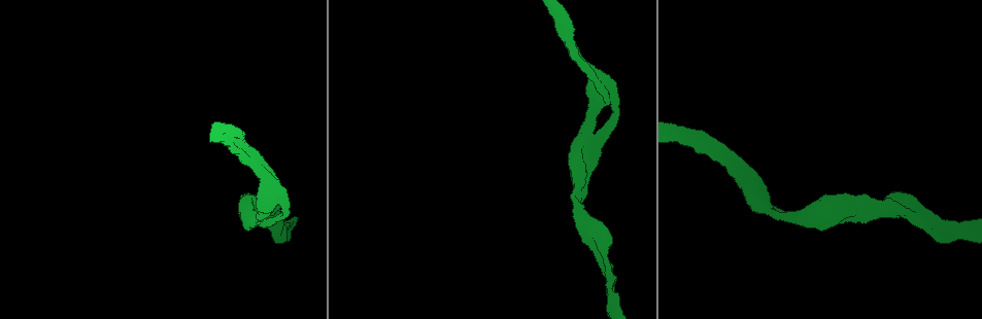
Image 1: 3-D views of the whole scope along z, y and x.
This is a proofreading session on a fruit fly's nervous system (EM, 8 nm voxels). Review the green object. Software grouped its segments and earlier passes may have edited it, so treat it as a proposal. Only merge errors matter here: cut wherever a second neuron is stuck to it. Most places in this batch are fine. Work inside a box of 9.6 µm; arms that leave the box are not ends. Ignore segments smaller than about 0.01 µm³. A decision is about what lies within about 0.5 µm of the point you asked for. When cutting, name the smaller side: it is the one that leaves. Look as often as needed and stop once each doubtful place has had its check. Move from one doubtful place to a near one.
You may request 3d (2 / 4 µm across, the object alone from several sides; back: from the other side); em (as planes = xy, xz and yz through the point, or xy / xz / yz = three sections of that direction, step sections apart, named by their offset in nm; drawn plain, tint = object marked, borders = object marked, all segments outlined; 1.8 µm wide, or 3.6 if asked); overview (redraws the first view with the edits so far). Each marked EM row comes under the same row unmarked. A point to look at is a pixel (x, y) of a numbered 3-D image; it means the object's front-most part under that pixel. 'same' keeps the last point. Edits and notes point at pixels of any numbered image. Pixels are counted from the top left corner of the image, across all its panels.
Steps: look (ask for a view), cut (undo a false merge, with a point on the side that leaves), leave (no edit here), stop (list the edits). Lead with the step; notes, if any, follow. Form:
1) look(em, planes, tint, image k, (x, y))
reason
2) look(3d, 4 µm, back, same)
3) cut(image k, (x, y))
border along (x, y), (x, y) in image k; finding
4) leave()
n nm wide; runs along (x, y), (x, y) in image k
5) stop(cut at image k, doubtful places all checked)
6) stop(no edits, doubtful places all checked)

look(3d, 2 µm, image 1, (584, 148))
thin arm on a thick one

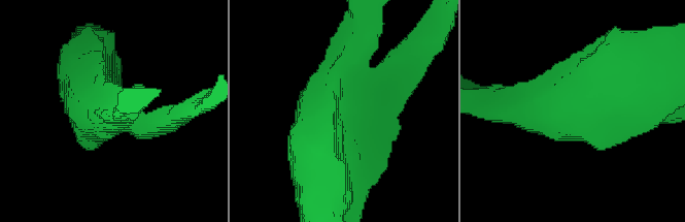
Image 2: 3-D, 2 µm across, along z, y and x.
look(em, planes, tint, image 2, (347, 107))
3 arms; arms of 200, 240, 500 nm; now the EM

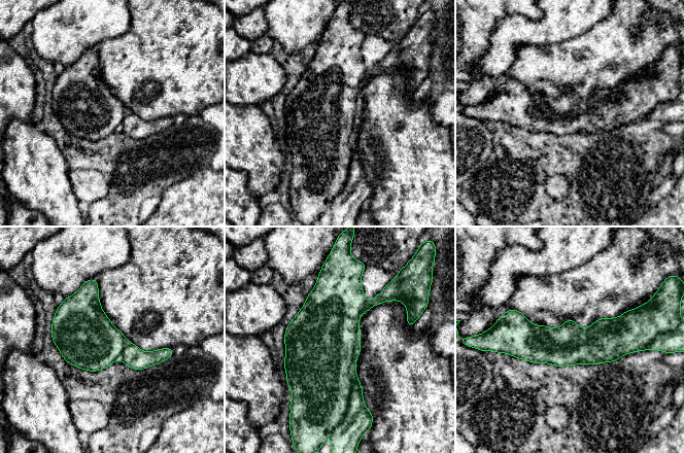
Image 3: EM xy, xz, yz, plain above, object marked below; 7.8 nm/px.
leave()
runs along (509, 337), (543, 345), (633, 347) in image 3; continuous, no second neuron

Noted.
look(3d, 4 µm, image 1, (853, 210))
narrows sharply

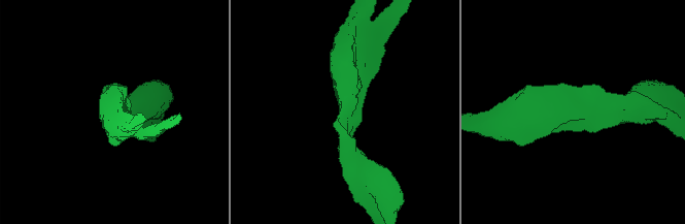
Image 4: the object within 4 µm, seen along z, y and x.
look(em, xz, step 4, tint, image 4, (578, 111))

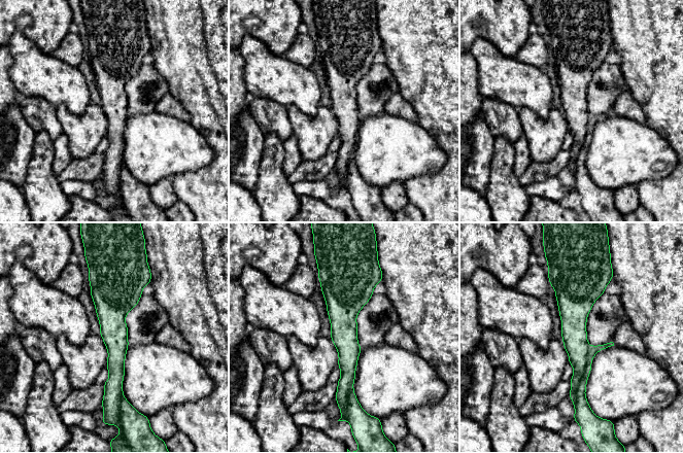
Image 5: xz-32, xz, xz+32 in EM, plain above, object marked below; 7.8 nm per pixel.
leave()
200 nm wide; runs along (339, 276), (349, 399) in image 5; continuous, no second neuron

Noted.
look(em, xy, step 4, tint, image 1, (241, 149))

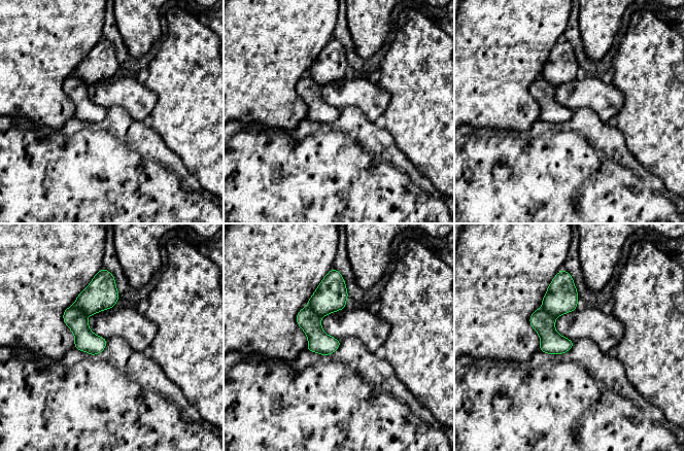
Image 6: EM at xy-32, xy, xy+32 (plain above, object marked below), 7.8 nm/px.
look(em, xz, step 16, tint, same)
cut it another way

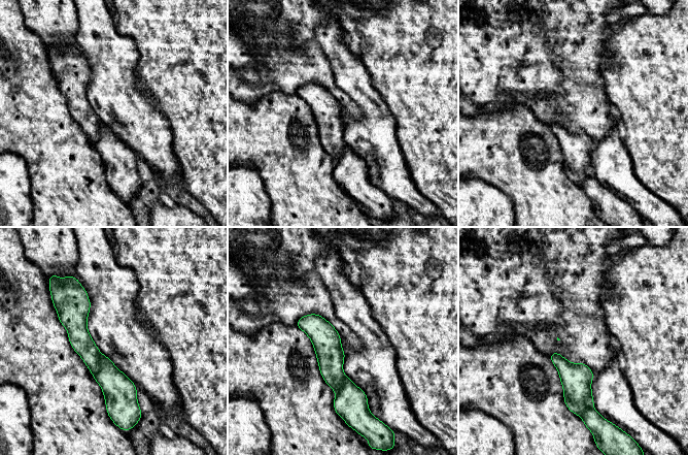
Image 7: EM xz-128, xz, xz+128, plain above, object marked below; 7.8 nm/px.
leave()
runs along (81, 292), (79, 338), (133, 398) in image 7; all the same neuron

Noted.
look(3d, 4 µm, back, image 1, (608, 284))
two arms at a narrow angle

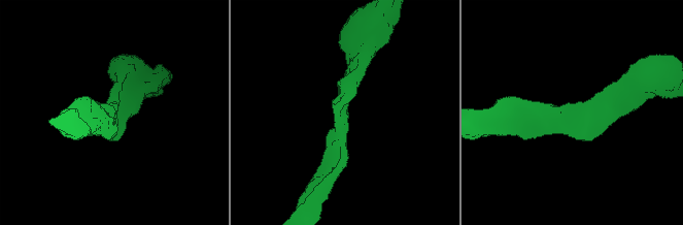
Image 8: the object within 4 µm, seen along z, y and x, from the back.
look(em, planes, tint, image 8, (343, 111))
4 arms; shape alone is not enough

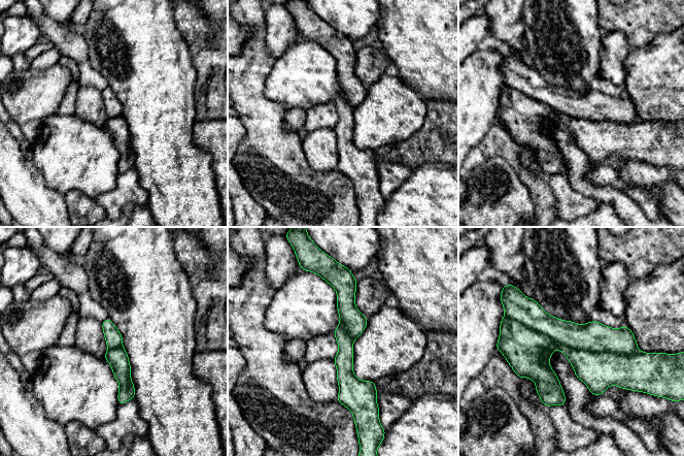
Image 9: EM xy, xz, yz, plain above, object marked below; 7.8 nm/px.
leave()
runs along (338, 281), (345, 289), (348, 404) in image 9; continuous, no second neuron

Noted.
look(em, planes, tint, image 1, (898, 210))
arms part here

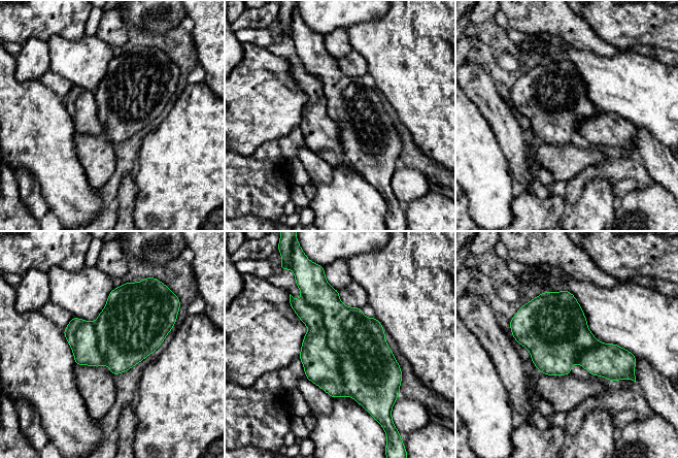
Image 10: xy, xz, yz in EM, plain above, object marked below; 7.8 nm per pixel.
leave()
one neuron here

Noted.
stop(no edits, doubtful places all checked)

